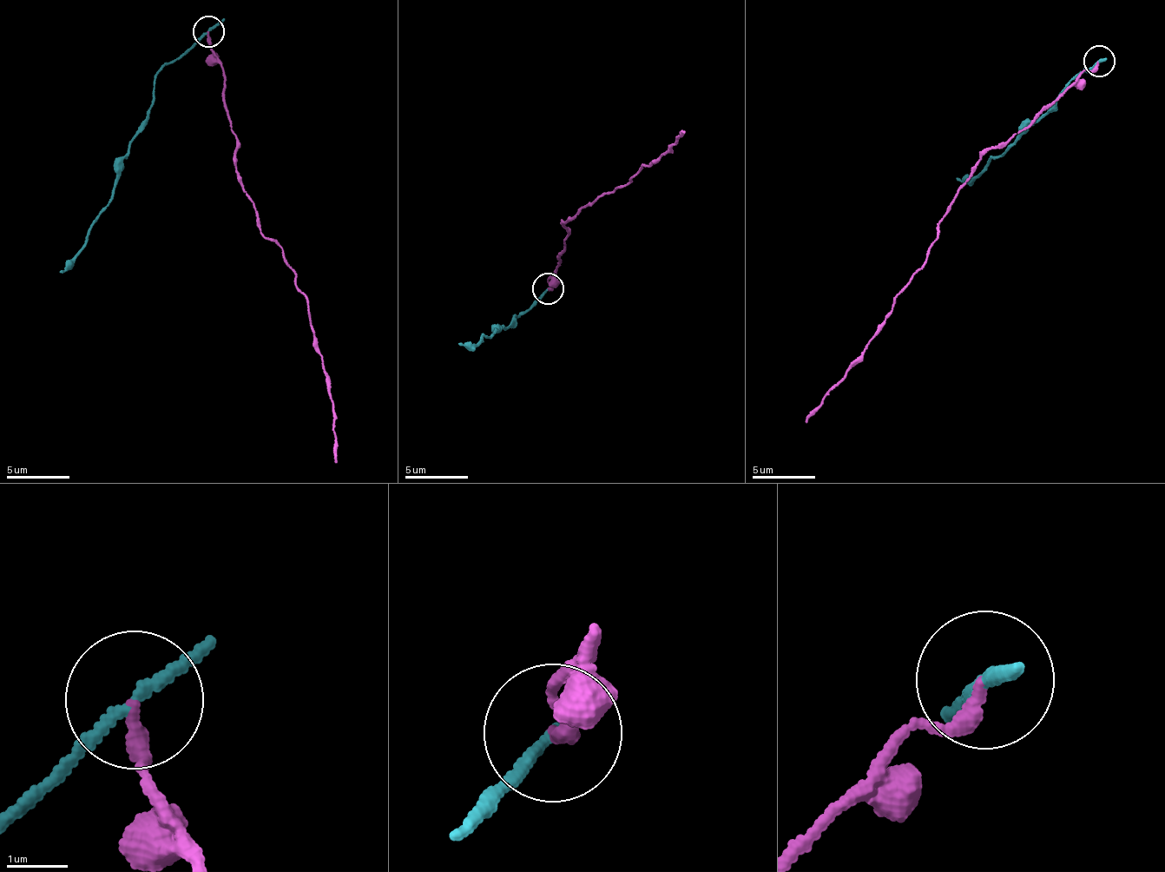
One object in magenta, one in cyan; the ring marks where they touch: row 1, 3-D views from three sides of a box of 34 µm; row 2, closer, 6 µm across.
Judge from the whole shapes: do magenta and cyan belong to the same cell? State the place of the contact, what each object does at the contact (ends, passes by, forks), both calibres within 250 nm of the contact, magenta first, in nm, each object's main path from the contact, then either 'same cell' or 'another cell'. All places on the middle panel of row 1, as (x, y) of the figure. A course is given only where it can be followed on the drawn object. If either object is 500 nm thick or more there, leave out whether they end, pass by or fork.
at (548, 288); magenta ends there; cyan passes by; 240 nm thick on the magenta side, 160 nm on the other; magenta runs (547, 289), (549, 274), (562, 260), (557, 257), (569, 227), (565, 222), (630, 181), (678, 141), (683, 132); cyan runs (547, 289), (506, 331), (498, 328), (500, 333), (477, 345), (459, 342); another cell

